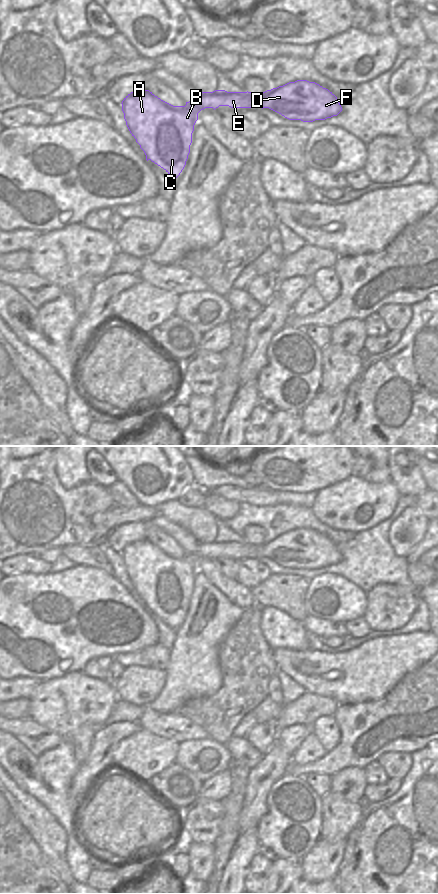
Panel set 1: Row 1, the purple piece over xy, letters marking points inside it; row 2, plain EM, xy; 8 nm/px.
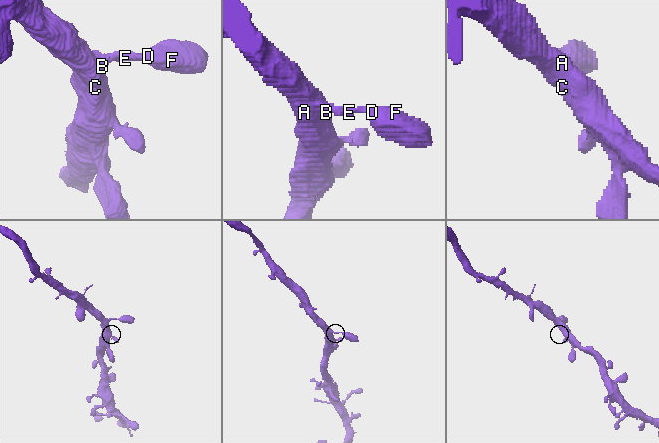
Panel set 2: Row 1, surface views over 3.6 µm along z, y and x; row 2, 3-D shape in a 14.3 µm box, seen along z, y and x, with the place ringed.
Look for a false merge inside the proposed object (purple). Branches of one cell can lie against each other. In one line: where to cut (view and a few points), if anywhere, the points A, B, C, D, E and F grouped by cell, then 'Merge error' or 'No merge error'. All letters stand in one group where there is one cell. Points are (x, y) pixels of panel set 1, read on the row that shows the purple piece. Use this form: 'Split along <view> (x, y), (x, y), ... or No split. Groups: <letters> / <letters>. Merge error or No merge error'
No split. Groups: A B C D E F. No merge error

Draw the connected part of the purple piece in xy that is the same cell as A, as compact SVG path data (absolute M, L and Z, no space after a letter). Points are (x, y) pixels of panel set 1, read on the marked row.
M297 80L265 92L227 92L215 90L200 92L198 97L186 102L185 106L173 106L149 90L137 90L128 94L122 101L122 111L126 125L146 155L168 174L177 178L186 165L192 143L194 125L198 113L205 108L229 106L231 108L269 108L289 120L313 122L337 116L342 107L337 97L328 89L315 82Z

